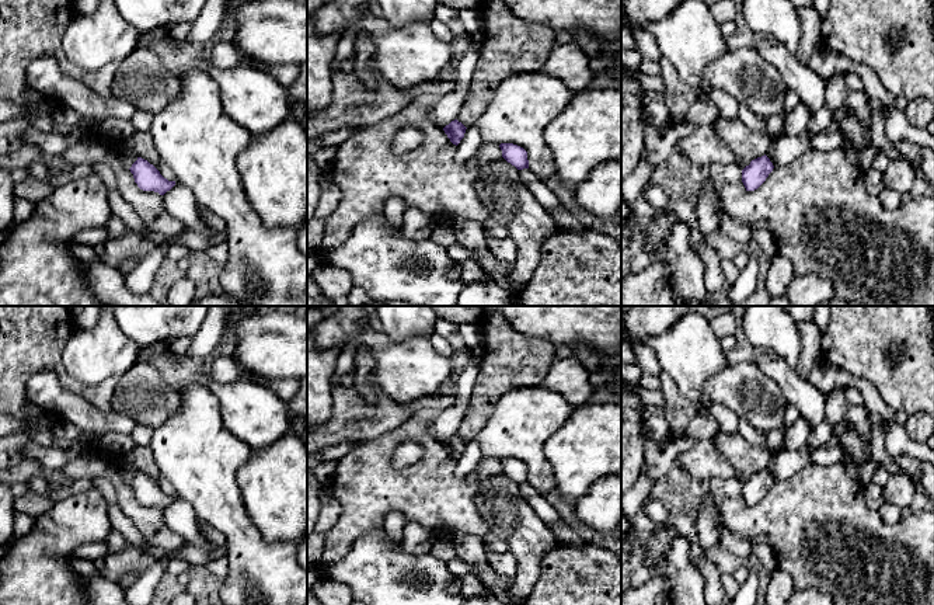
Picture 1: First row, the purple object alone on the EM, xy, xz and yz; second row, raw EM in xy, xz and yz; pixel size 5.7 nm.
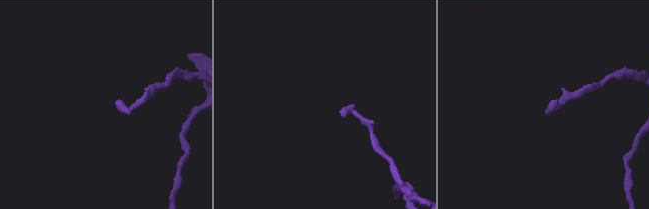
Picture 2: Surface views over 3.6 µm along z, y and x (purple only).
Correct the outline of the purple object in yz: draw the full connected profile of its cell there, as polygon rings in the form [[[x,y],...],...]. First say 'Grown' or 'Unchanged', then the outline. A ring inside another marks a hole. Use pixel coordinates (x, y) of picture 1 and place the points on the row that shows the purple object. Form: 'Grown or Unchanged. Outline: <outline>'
Unchanged. Outline: [[[766,154],[752,160],[750,164],[742,170],[742,182],[746,191],[757,190],[773,168],[774,166]]]

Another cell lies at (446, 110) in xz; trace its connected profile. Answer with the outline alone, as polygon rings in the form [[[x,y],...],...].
[[[470,41],[466,53],[461,56],[454,74],[456,88],[445,95],[429,109],[429,119],[445,128],[452,121],[457,119],[460,108],[468,94],[468,84],[471,81],[474,66],[478,60],[480,44]]]

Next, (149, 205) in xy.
[[[79,142],[65,150],[62,157],[65,166],[98,161],[108,164],[115,171],[119,195],[135,209],[140,219],[151,220],[165,211],[163,195],[154,191],[143,191],[137,187],[130,170],[119,163],[114,152],[114,143],[94,145]]]

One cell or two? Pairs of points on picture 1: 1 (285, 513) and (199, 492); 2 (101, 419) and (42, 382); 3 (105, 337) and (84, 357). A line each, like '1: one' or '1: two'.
1: two
2: one
3: one

